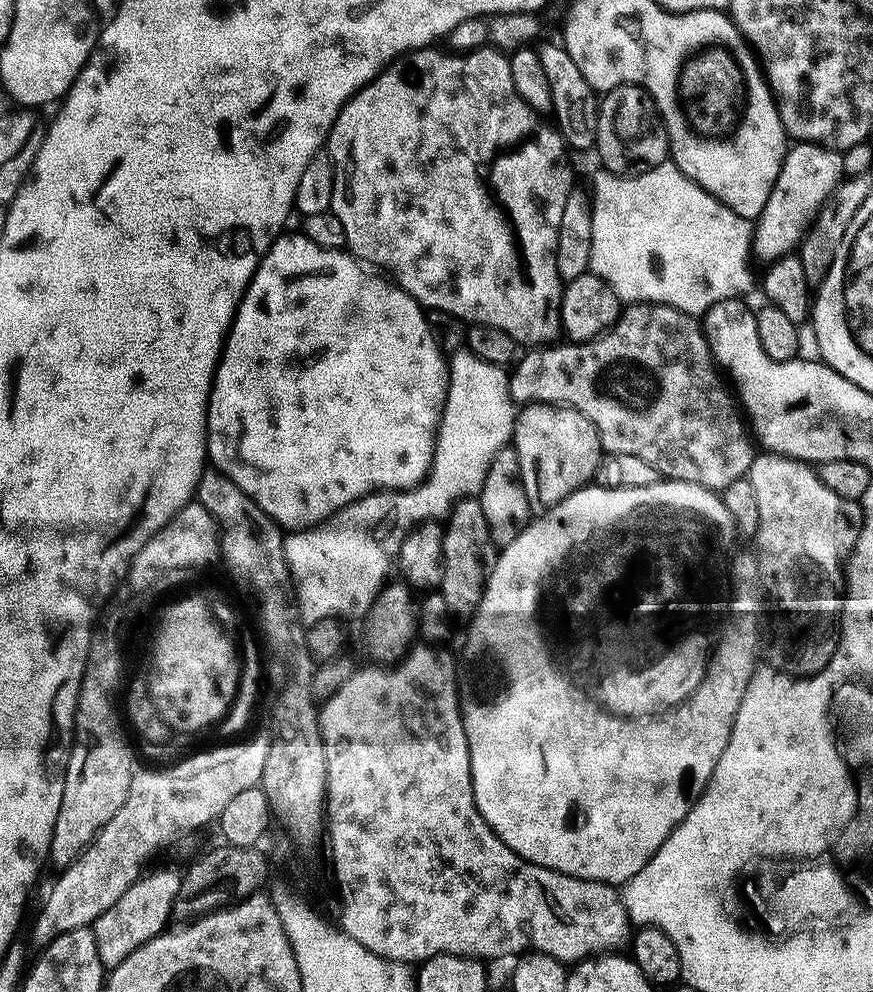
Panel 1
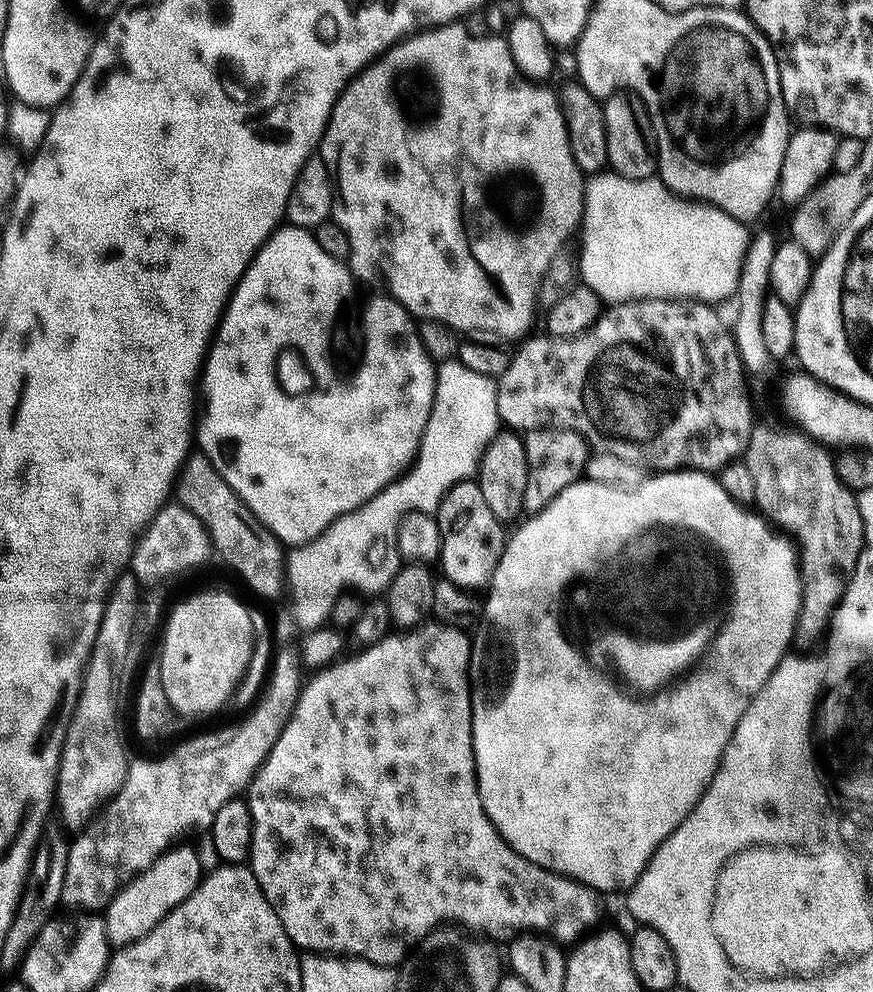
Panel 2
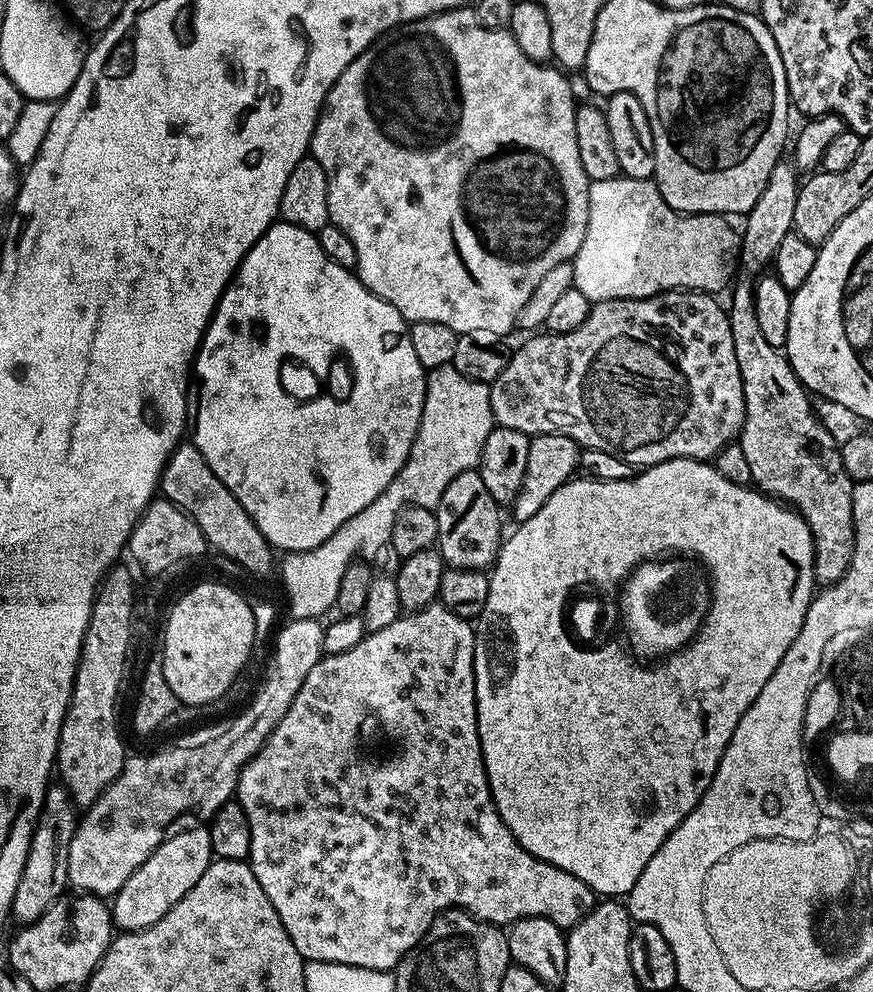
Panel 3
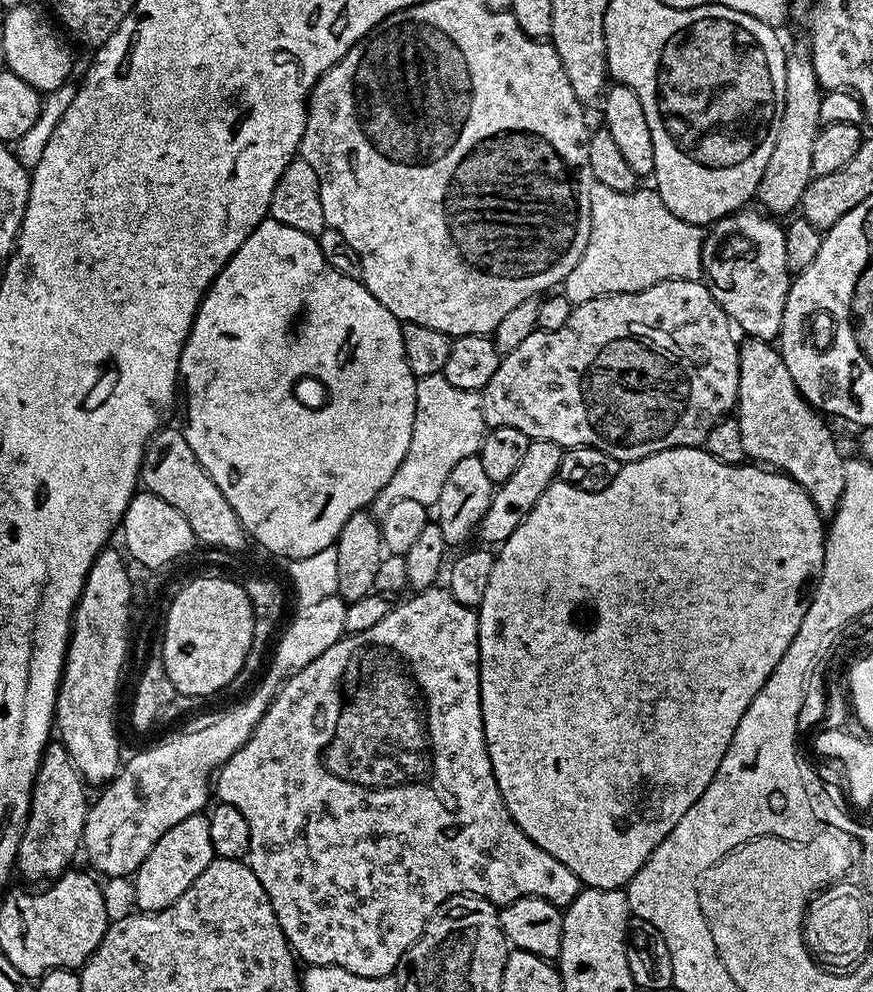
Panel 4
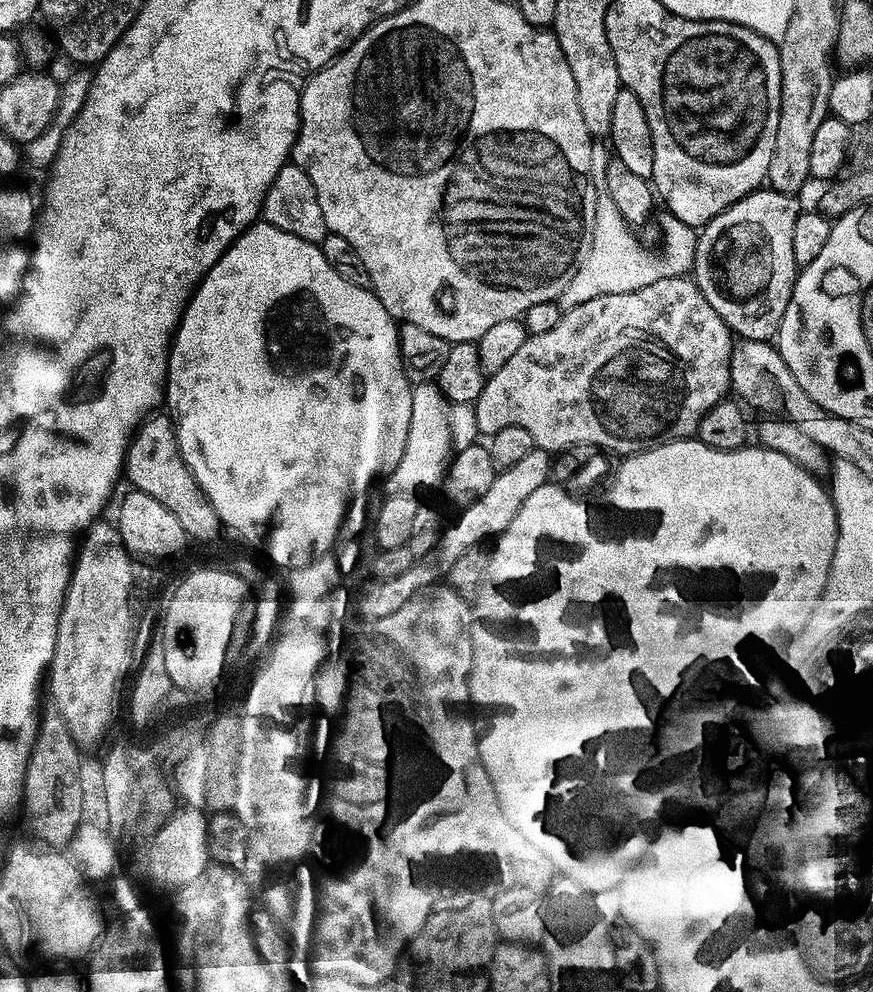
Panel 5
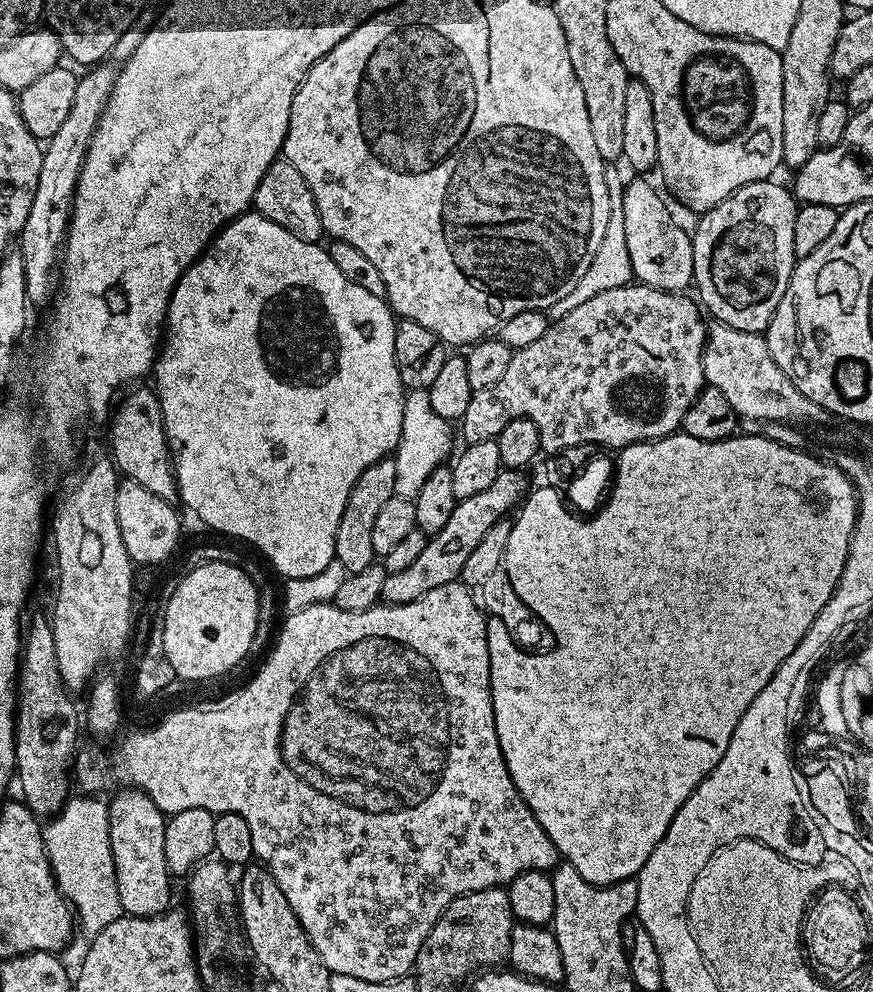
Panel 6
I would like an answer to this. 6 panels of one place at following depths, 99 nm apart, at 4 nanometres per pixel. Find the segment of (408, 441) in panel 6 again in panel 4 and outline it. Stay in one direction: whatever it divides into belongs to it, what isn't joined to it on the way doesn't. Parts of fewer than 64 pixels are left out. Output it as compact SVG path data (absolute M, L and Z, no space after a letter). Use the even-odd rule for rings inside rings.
M430 374L417 379L416 417L410 450L406 450L406 458L398 470L394 470L388 485L376 496L374 508L377 508L377 513L390 510L390 506L402 498L429 506L436 505L450 470L454 470L462 458L470 458L480 451L480 444L486 435L480 397L479 392L458 390L458 386L450 386L442 374Z

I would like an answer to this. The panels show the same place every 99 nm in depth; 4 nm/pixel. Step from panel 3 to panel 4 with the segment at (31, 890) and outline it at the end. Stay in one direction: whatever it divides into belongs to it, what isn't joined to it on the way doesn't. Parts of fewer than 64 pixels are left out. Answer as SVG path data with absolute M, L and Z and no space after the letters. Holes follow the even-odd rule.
M59 742L49 743L48 747L44 750L44 757L40 760L40 765L36 771L34 786L32 787L32 797L30 798L28 821L20 839L14 865L15 871L17 873L21 872L32 883L29 885L47 885L49 882L63 876L65 872L73 867L72 859L75 858L76 852L78 856L82 848L84 827L86 826L86 818L88 817L88 809L90 807L90 795L88 796L87 790L89 791L86 787L86 781L74 766L74 762L70 758L66 746Z

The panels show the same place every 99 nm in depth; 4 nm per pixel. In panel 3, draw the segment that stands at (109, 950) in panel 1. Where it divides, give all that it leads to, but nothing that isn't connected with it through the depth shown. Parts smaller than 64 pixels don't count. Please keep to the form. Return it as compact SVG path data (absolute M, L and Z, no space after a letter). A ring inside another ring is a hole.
M196 827L200 828L188 828L177 836L169 835L116 891L110 911L113 925L120 932L137 932L146 926L154 926L154 922L158 922L158 918L165 916L175 904L182 902L194 882L206 874L214 859L212 843L207 827Z

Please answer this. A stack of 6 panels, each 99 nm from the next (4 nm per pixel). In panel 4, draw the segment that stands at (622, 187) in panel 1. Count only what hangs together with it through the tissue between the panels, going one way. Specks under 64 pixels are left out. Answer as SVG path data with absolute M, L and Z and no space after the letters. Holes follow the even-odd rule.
M593 183L590 190L590 242L586 242L586 250L578 266L574 266L564 279L562 294L575 306L612 292L640 292L663 280L700 280L704 238L701 225L675 216L651 187L640 186L631 192L619 192L610 190L610 186Z

